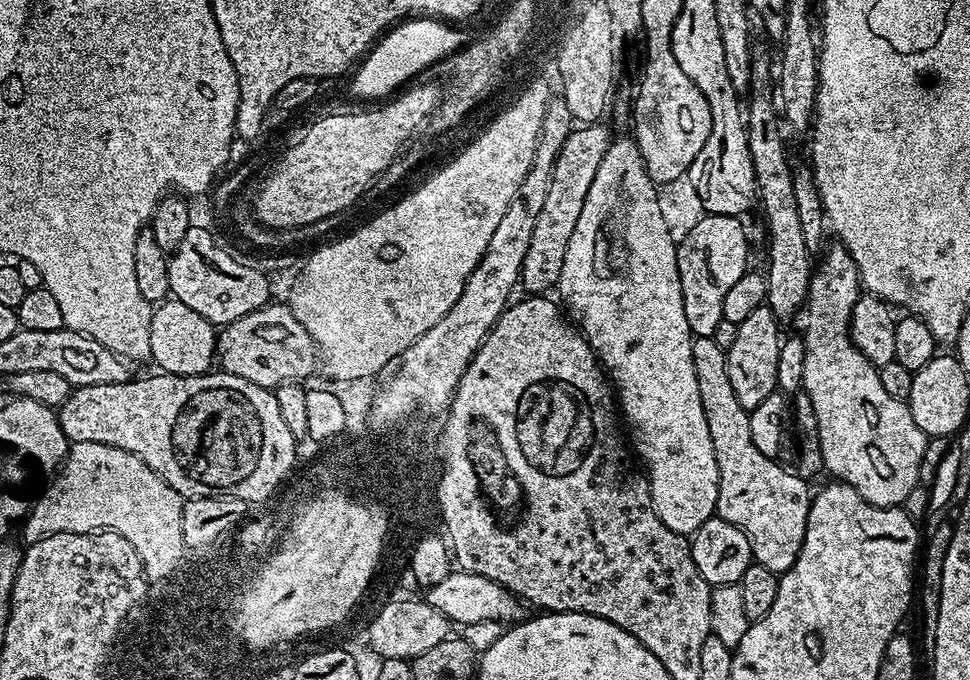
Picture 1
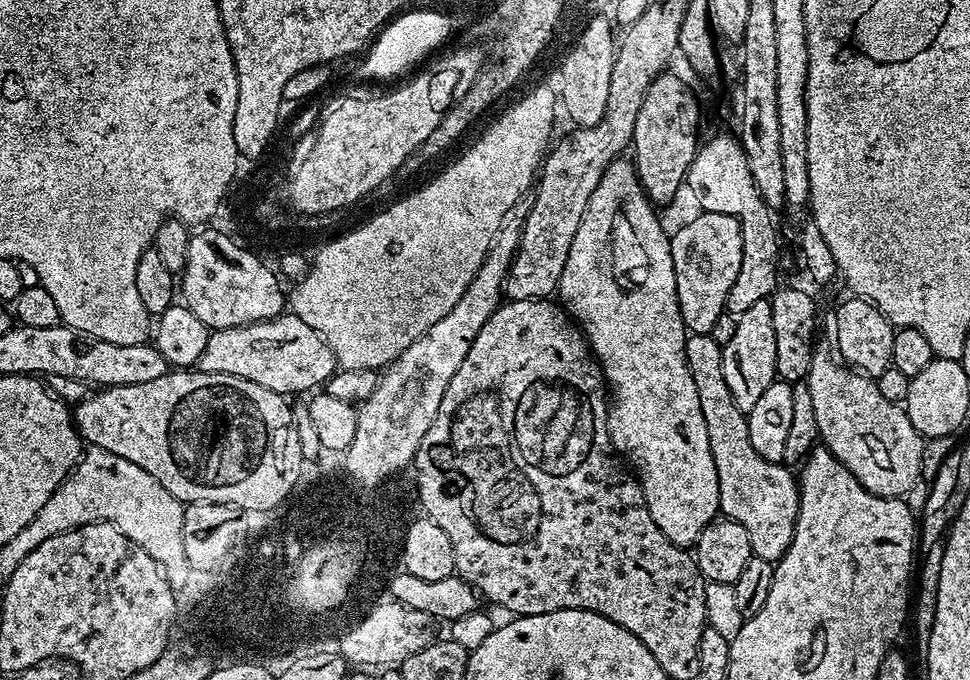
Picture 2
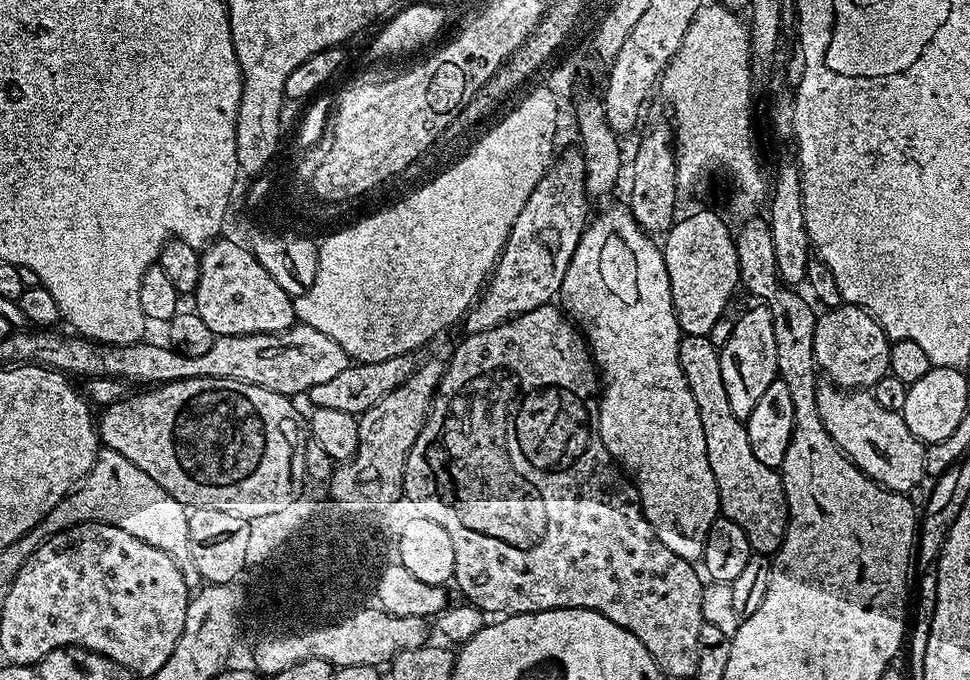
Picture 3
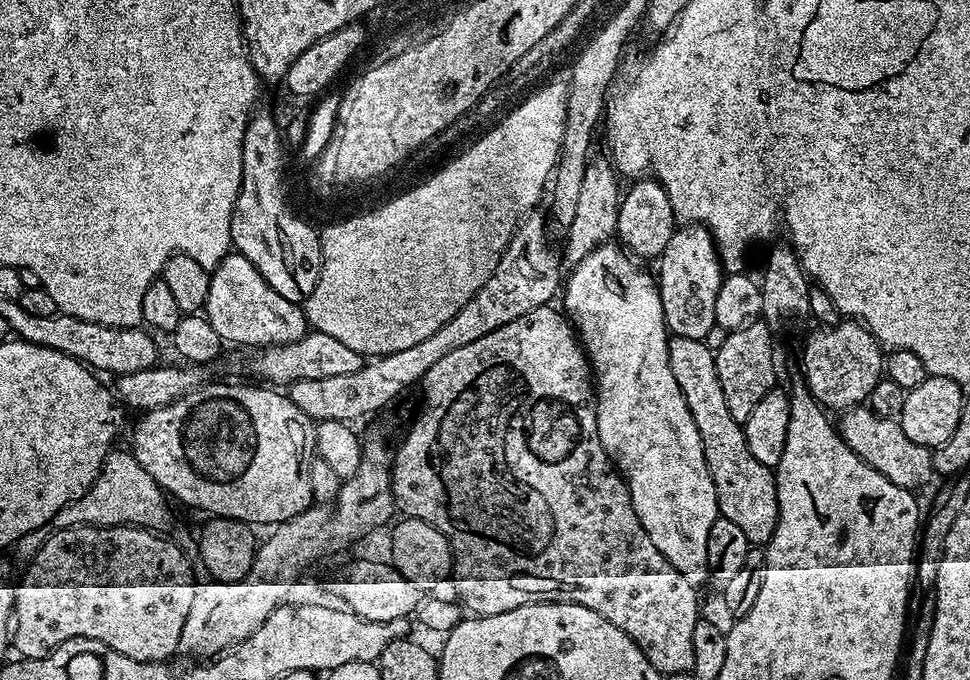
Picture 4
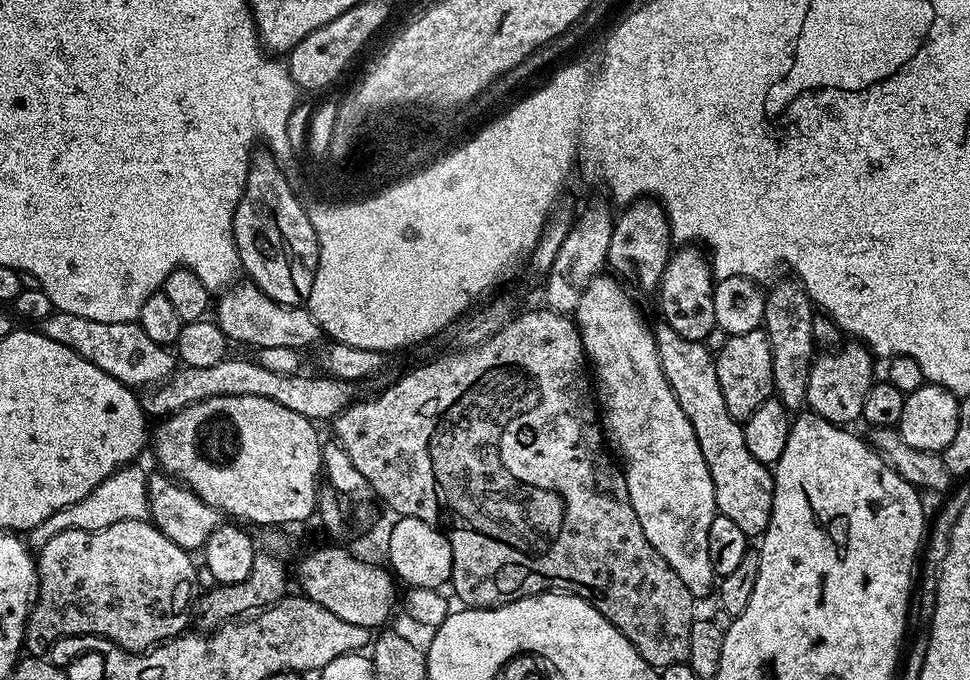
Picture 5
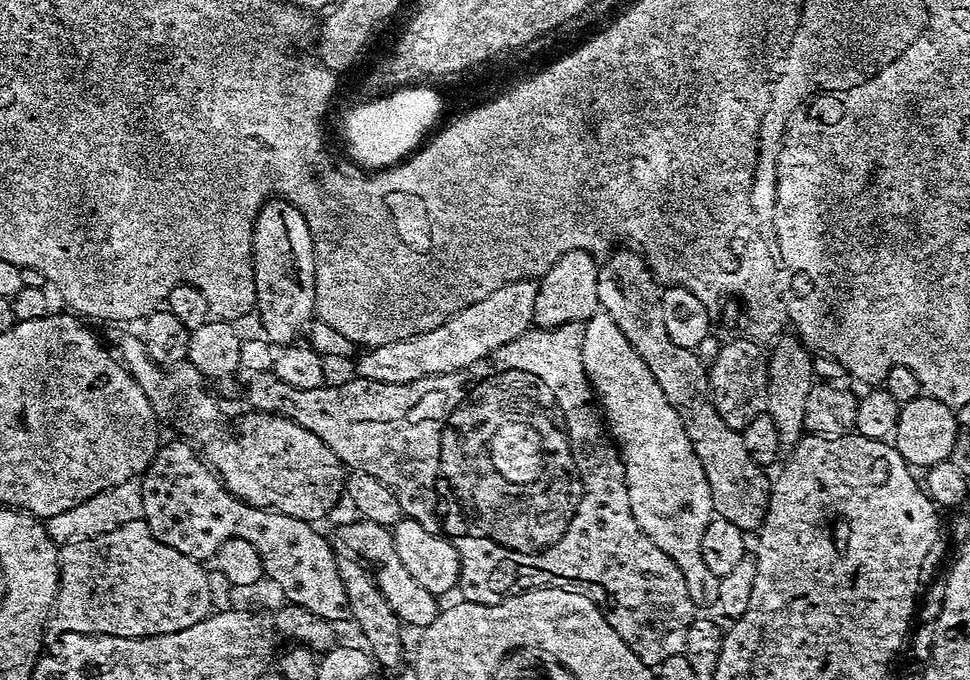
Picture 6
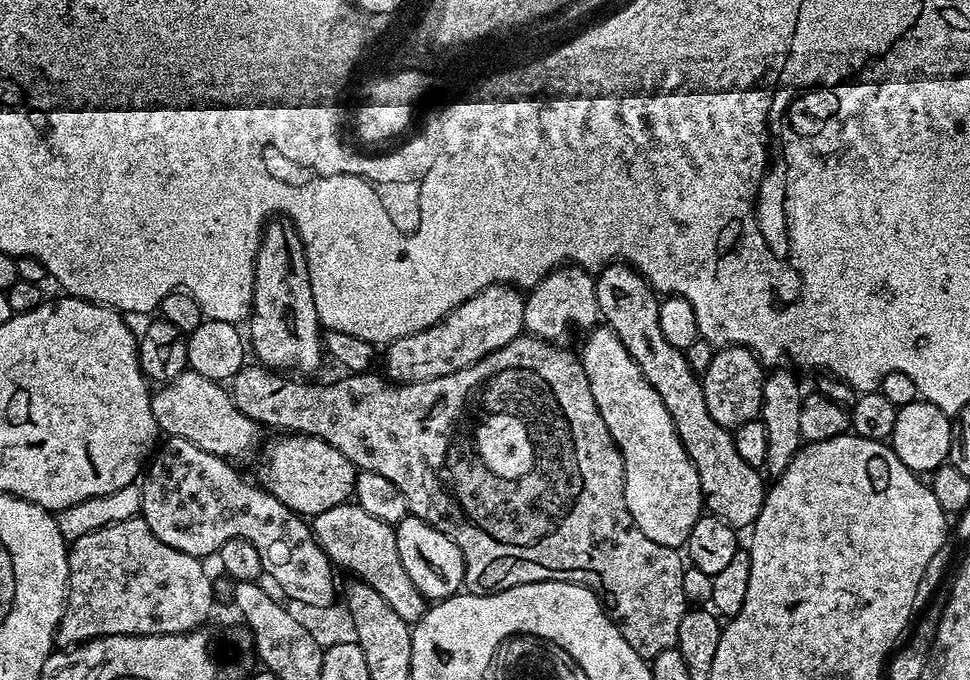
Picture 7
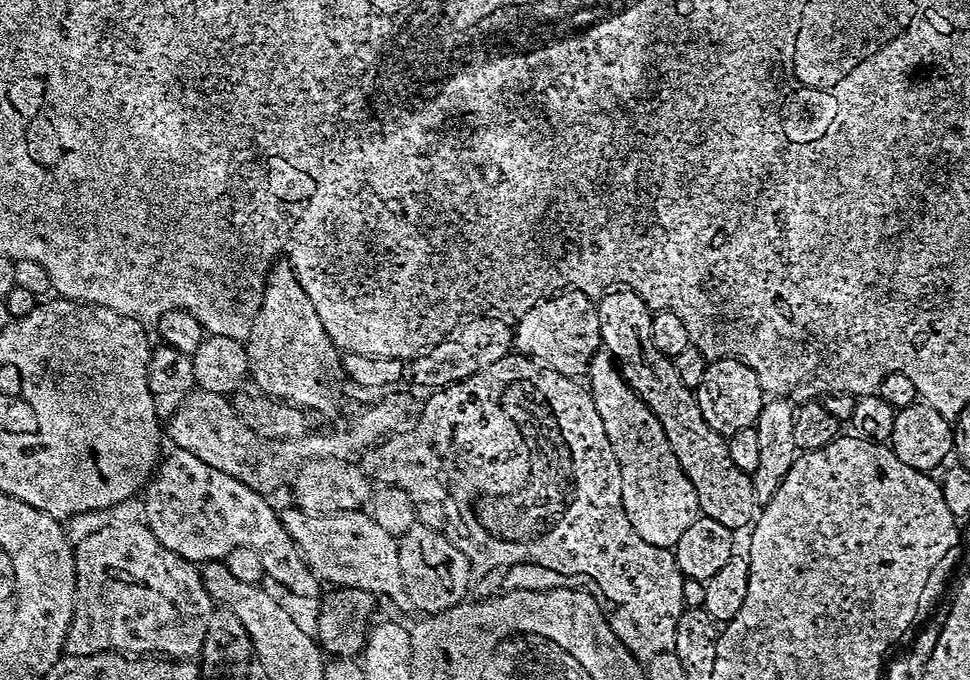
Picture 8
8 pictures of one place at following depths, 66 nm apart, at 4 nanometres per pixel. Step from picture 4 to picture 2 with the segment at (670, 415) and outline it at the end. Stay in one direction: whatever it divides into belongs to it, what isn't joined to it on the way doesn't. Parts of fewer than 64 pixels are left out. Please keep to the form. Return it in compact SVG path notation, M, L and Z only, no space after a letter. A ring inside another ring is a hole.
M617 158L602 174L598 186L590 194L590 202L582 214L582 222L574 234L574 242L570 242L570 254L566 254L566 266L562 270L562 278L558 289L558 300L565 312L580 329L588 342L588 347L596 363L600 365L601 373L610 393L608 405L608 433L612 446L617 453L634 469L640 481L646 506L650 510L650 518L654 518L654 526L670 538L670 542L681 546L695 545L696 539L711 520L717 519L720 512L720 495L718 494L718 470L714 466L714 454L710 450L710 438L706 435L706 418L702 418L702 402L698 402L698 386L694 386L694 378L690 378L690 370L686 362L686 342L688 336L682 318L682 310L678 306L678 286L674 282L674 260L669 233L664 233L660 220L656 217L657 209L646 193L642 190L640 179L636 177L636 165L631 159Z

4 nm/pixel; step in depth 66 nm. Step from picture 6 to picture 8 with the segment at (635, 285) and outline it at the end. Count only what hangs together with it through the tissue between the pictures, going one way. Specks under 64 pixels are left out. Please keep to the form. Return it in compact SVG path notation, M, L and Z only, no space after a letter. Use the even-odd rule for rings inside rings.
M627 283L599 297L596 313L603 351L612 355L617 368L627 369L632 380L664 419L666 430L684 465L692 472L701 509L728 528L751 529L760 516L762 503L757 477L746 471L738 458L734 458L731 439L710 426L710 420L702 410L697 385L689 383L681 374L679 359L660 348L656 338L657 309Z

